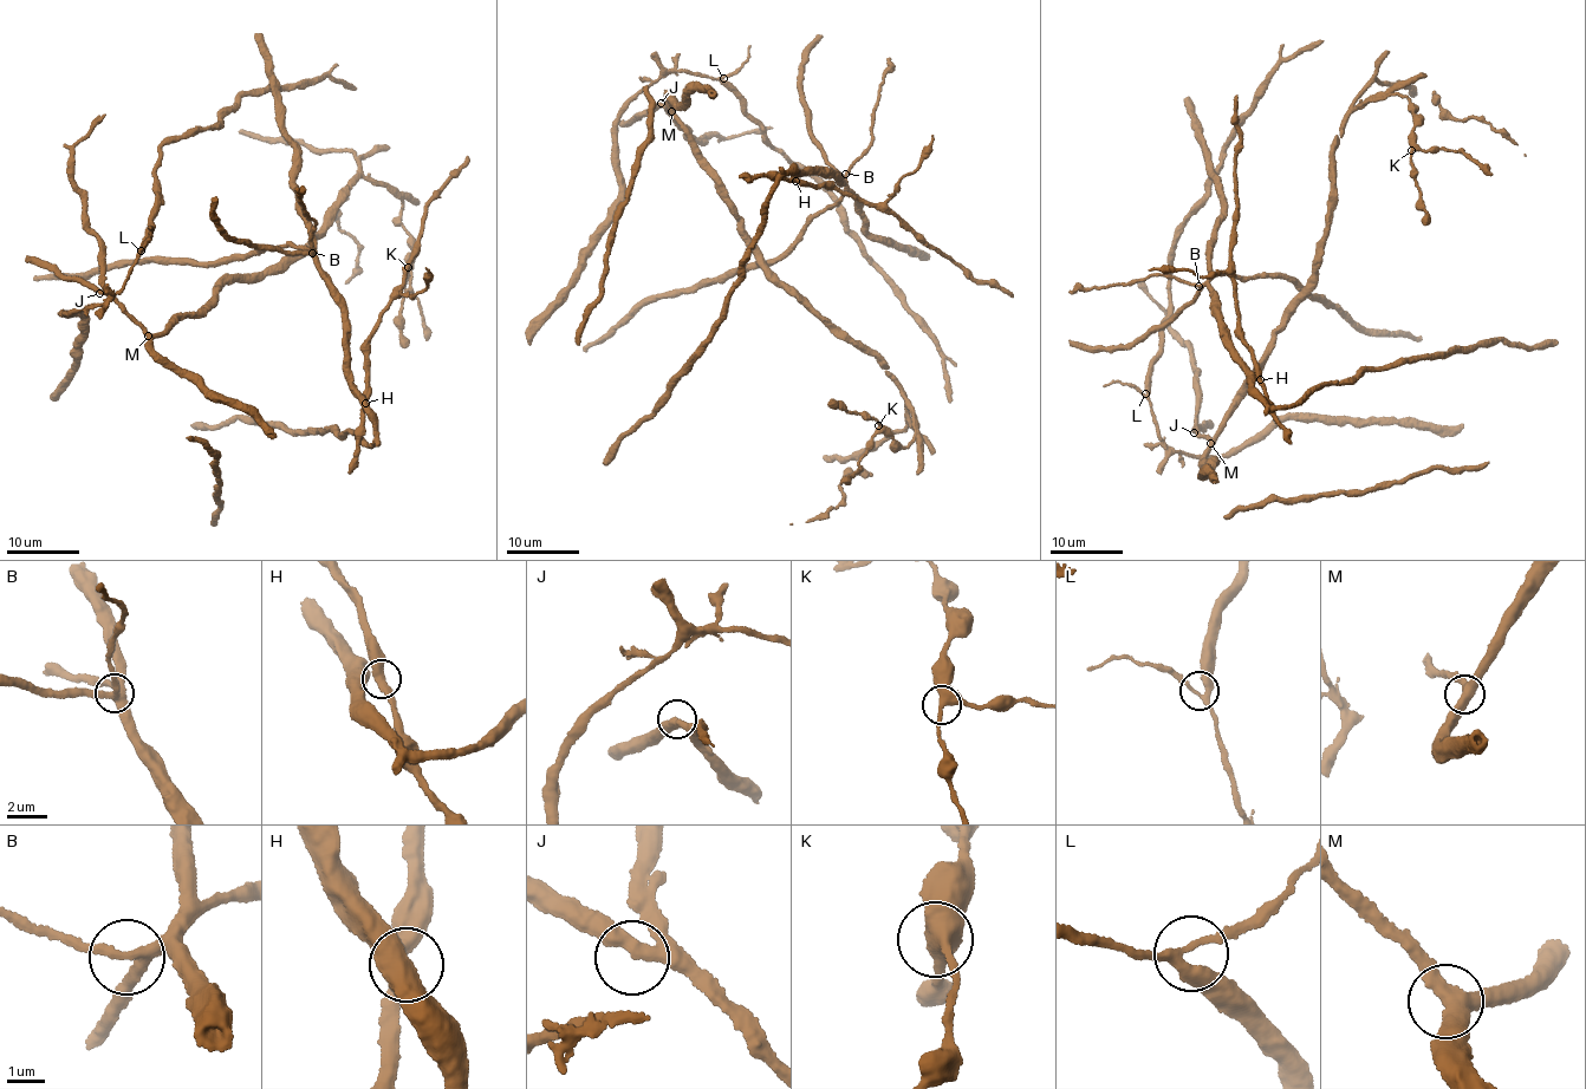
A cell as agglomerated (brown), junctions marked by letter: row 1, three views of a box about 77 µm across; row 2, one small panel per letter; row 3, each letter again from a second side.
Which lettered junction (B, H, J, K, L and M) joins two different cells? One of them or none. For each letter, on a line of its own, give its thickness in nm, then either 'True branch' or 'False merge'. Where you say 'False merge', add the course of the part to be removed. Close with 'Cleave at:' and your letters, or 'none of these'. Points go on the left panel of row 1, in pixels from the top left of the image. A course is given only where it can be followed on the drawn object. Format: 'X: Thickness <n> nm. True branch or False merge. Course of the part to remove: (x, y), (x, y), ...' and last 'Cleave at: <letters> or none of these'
B: Thickness 240 nm. True branch
H: Thickness 360 nm. True branch
J: Thickness 280 nm. True branch
K: Thickness 420 nm. True branch
L: Thickness 260 nm. True branch
M: Thickness 400 nm. True branch
Cleave at: none of these

